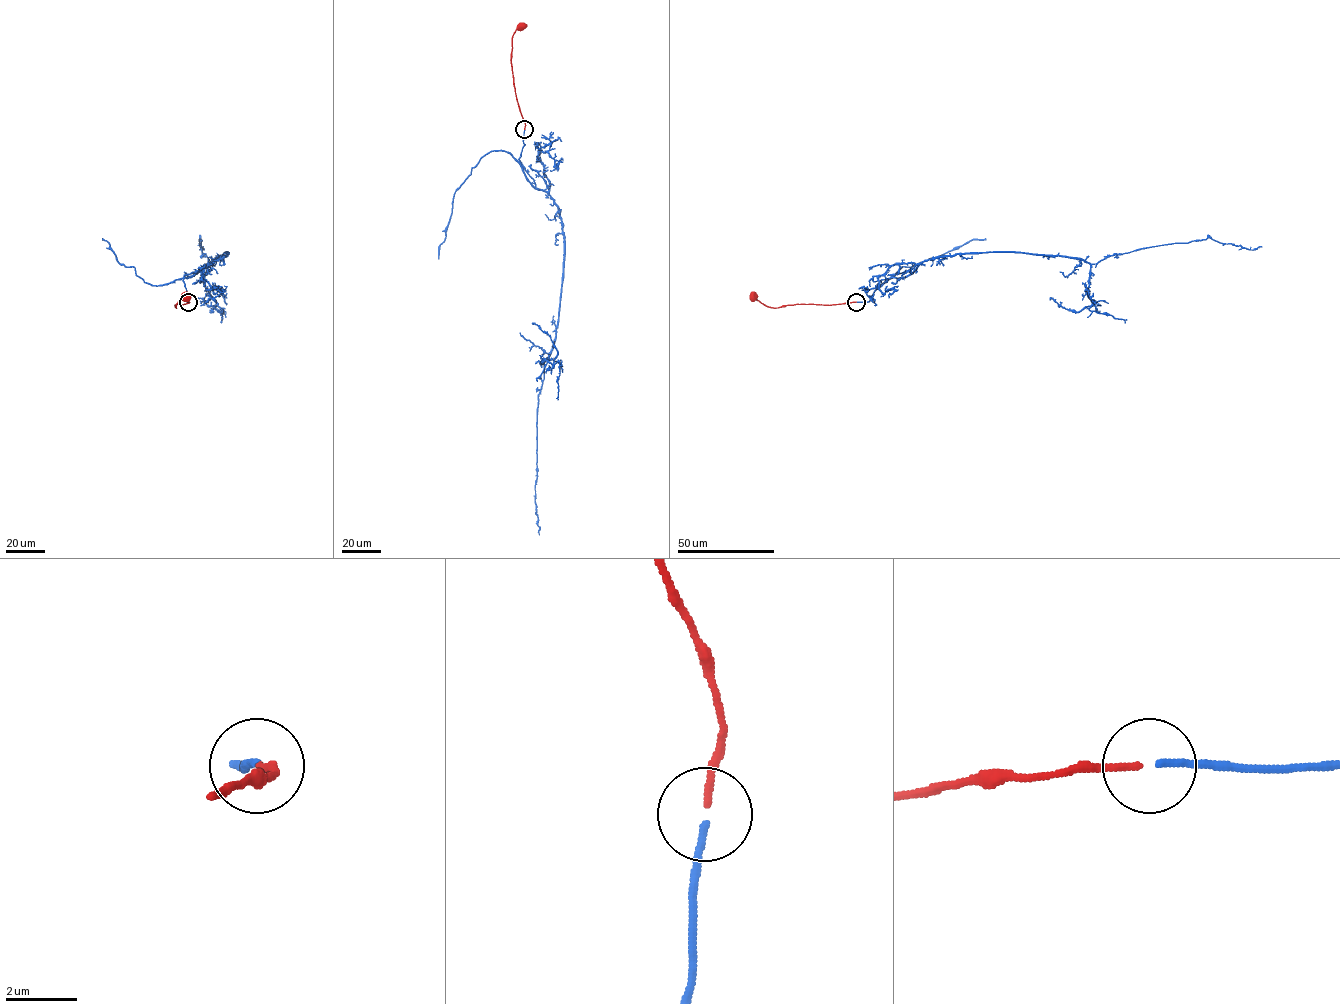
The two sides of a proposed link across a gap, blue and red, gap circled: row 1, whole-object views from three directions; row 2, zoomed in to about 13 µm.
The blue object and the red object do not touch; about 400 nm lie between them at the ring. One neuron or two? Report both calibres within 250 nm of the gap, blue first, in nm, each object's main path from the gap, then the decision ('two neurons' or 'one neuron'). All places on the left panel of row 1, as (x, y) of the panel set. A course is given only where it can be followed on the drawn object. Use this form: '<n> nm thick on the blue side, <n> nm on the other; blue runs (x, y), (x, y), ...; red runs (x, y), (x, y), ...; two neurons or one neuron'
190 nm thick on the blue side, 180 nm on the other; blue runs (188, 302), (184, 277), (190, 277), (228, 252), (208, 264), (200, 237), (202, 250), (203, 246); red runs (188, 302), (175, 305), (176, 307), (186, 296); one neuron

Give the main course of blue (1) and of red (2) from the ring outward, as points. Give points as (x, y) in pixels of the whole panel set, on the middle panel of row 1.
1: (524, 130), (520, 165), (526, 179), (557, 207), (564, 240), (558, 327), (538, 395), (539, 534)
2: (524, 129), (511, 63), (512, 37), (522, 26)

